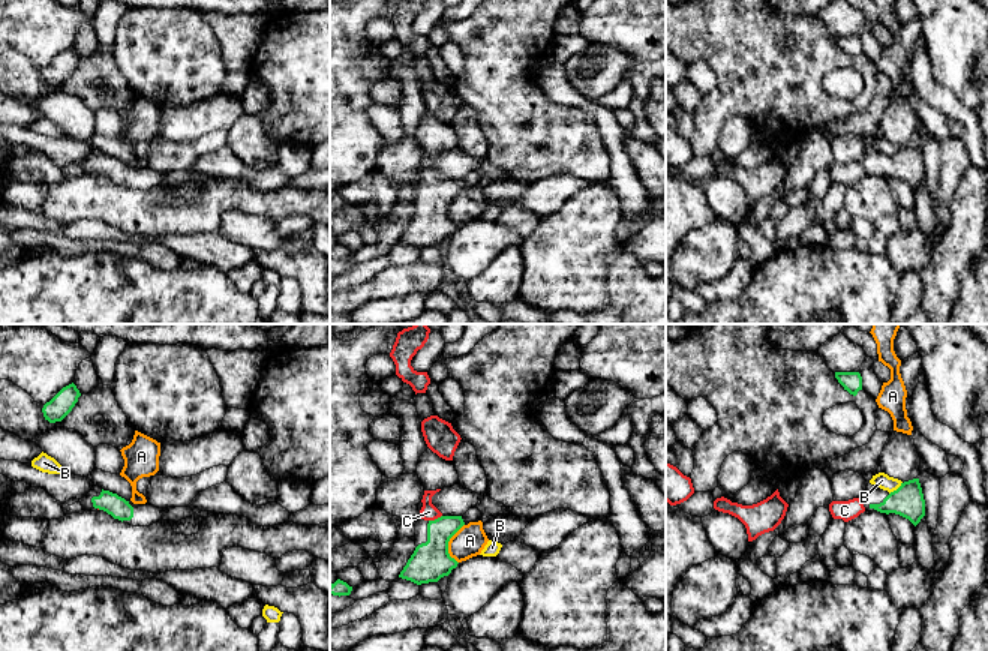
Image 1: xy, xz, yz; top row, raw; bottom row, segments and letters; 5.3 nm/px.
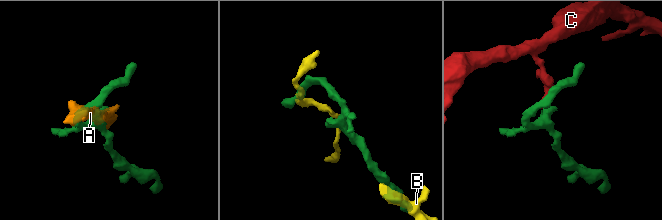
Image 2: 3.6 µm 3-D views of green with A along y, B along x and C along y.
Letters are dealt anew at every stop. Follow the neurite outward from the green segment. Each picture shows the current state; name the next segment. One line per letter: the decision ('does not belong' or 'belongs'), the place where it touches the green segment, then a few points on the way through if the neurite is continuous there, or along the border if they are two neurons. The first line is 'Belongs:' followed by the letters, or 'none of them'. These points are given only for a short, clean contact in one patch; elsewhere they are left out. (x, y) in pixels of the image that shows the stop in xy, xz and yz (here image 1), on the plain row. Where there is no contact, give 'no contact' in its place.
Belongs: C
A: does not belong; meets green in xz at (447, 207); border along xz (464, 188), (449, 206), (449, 218), (458, 227)
B: does not belong; meets green in yz at (897, 153); border along yz (901, 146), (889, 158)
C: belongs; meets green in xz at (435, 183); runs through xz (431, 225), (435, 215), (435, 183), (429, 176)

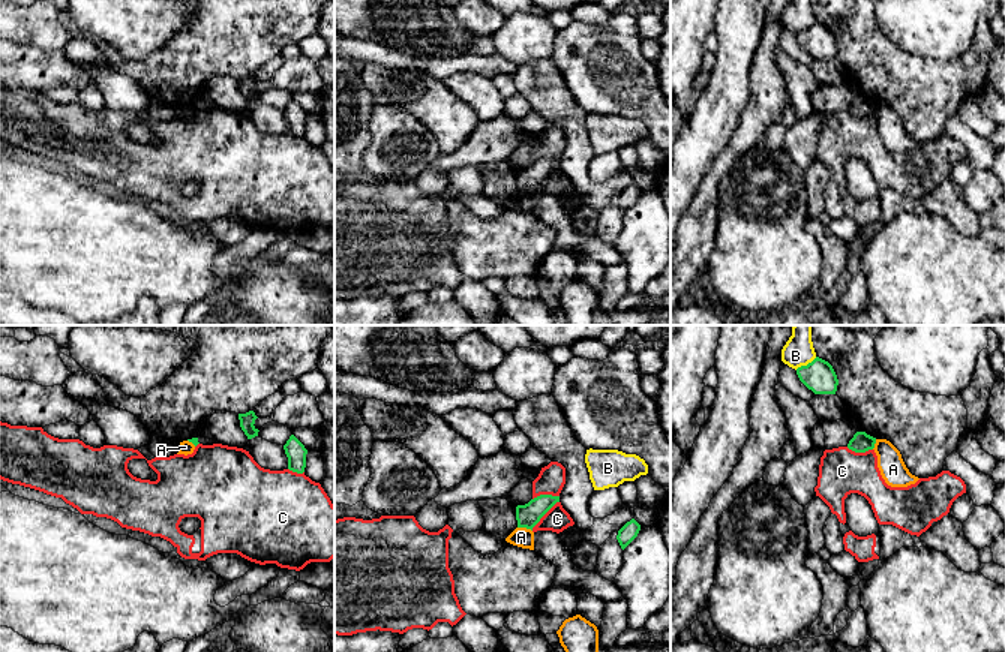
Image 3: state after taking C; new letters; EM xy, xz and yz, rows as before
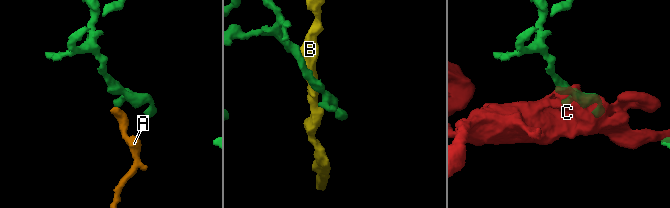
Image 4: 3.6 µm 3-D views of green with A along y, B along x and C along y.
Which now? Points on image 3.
Belongs: none of them
A: does not belong; meets green in xz at (525, 191); border along xz (518, 191), (525, 191), (531, 195)
B: does not belong; meets green in yz at (807, 29)
C: does not belong; meets green in xz at (543, 179)

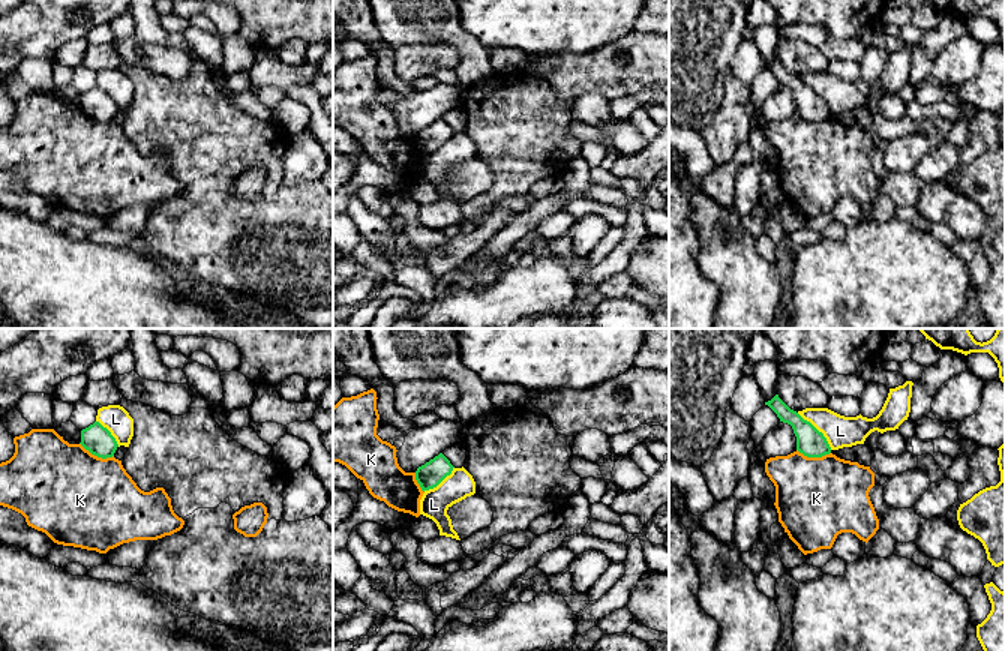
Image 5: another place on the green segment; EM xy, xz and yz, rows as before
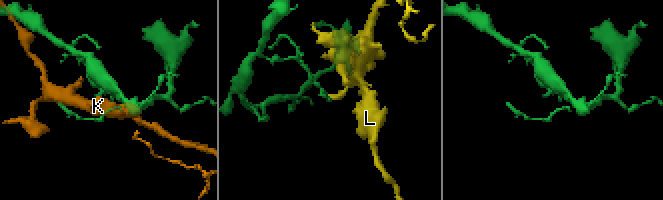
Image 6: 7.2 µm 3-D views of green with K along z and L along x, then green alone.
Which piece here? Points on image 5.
Belongs: none of them
K: does not belong; meets green in xy at (96, 119)
L: does not belong; meets green in yz at (816, 93)

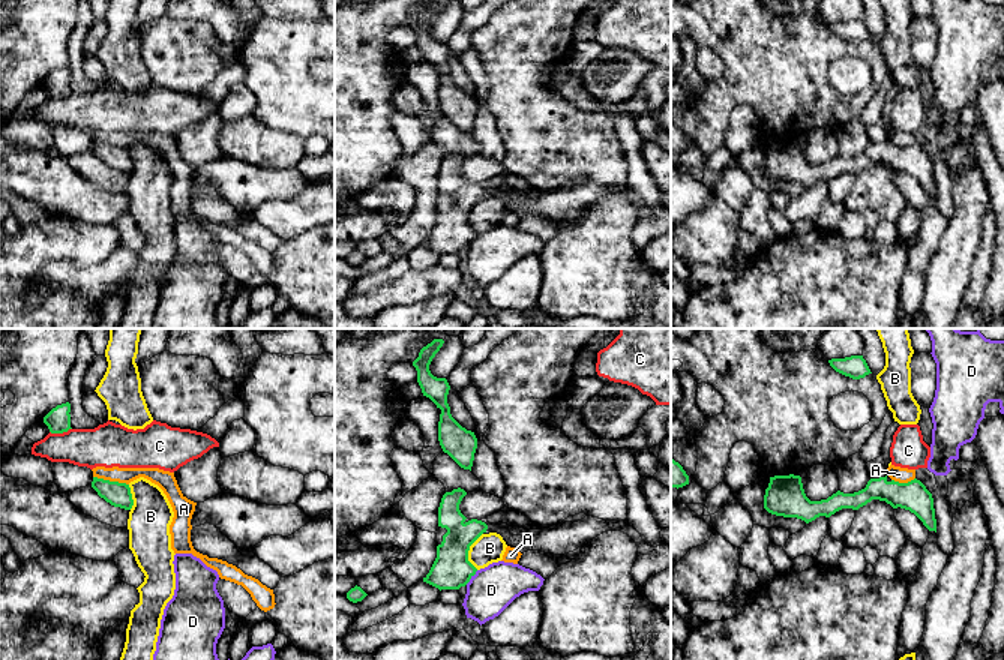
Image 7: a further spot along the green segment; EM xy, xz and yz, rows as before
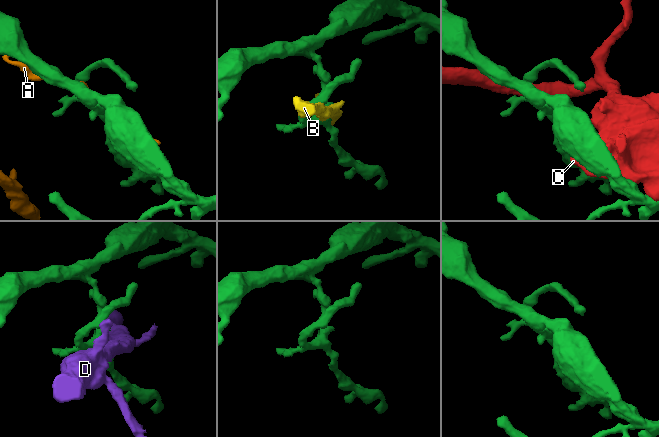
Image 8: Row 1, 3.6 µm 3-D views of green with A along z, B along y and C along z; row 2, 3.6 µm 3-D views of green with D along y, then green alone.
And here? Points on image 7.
Belongs: none of them
A: does not belong; meets green in xy at (111, 146)
B: does not belong; meets green in xz at (468, 213); border along xz (482, 197), (468, 215), (468, 225), (476, 233)
C: does not belong; meets green in xy at (60, 96)
D: does not belong; meets green in xz at (470, 242); border along xz (477, 234), (465, 248)

